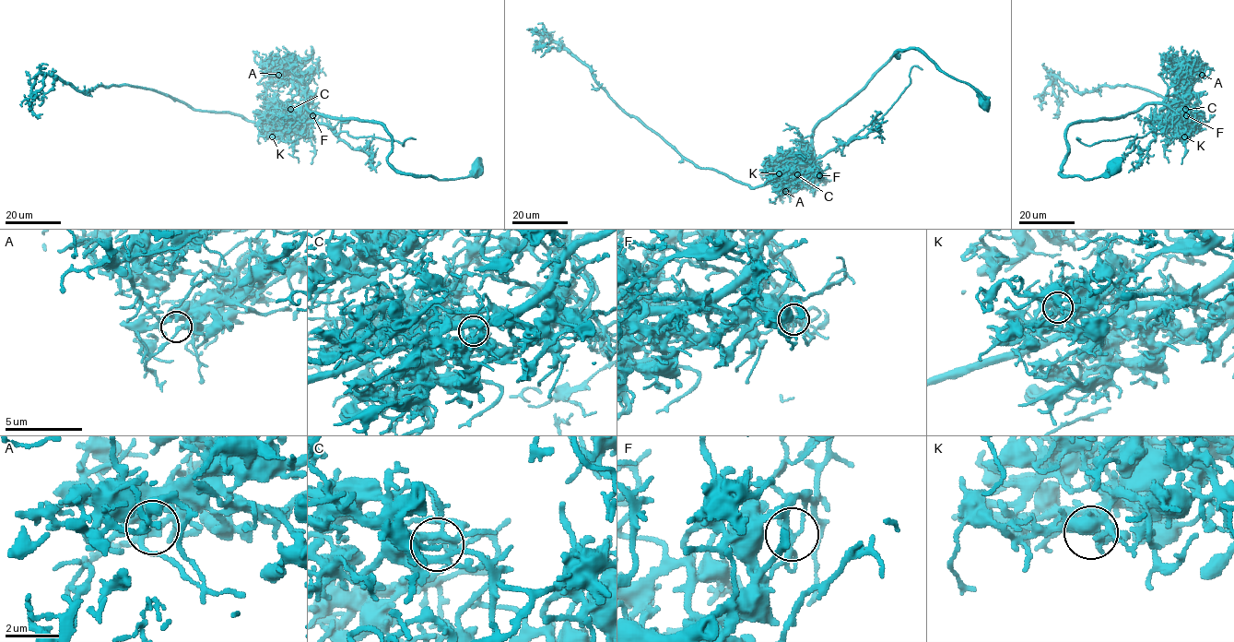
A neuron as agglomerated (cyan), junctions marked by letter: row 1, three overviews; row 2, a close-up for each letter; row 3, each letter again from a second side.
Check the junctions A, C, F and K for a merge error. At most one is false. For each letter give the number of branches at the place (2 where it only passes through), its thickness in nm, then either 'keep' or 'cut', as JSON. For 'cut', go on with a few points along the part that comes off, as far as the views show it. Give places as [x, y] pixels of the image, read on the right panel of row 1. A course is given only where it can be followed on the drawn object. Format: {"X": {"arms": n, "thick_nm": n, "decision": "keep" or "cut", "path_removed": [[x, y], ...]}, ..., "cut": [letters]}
{"A": {"arms": 2, "thick_nm": 200, "decision": "keep"}, "C": {"arms": 3, "thick_nm": 150, "decision": "keep"}, "F": {"arms": 2, "thick_nm": 190, "decision": "cut", "path_removed": [[1186, 115], [1181, 125], [1198, 120], [1145, 89], [1098, 86], [1077, 92], [1048, 74], [1058, 105], [1053, 113]]}, "K": {"arms": 2, "thick_nm": 420, "decision": "keep"}, "cut": ["F"]}

